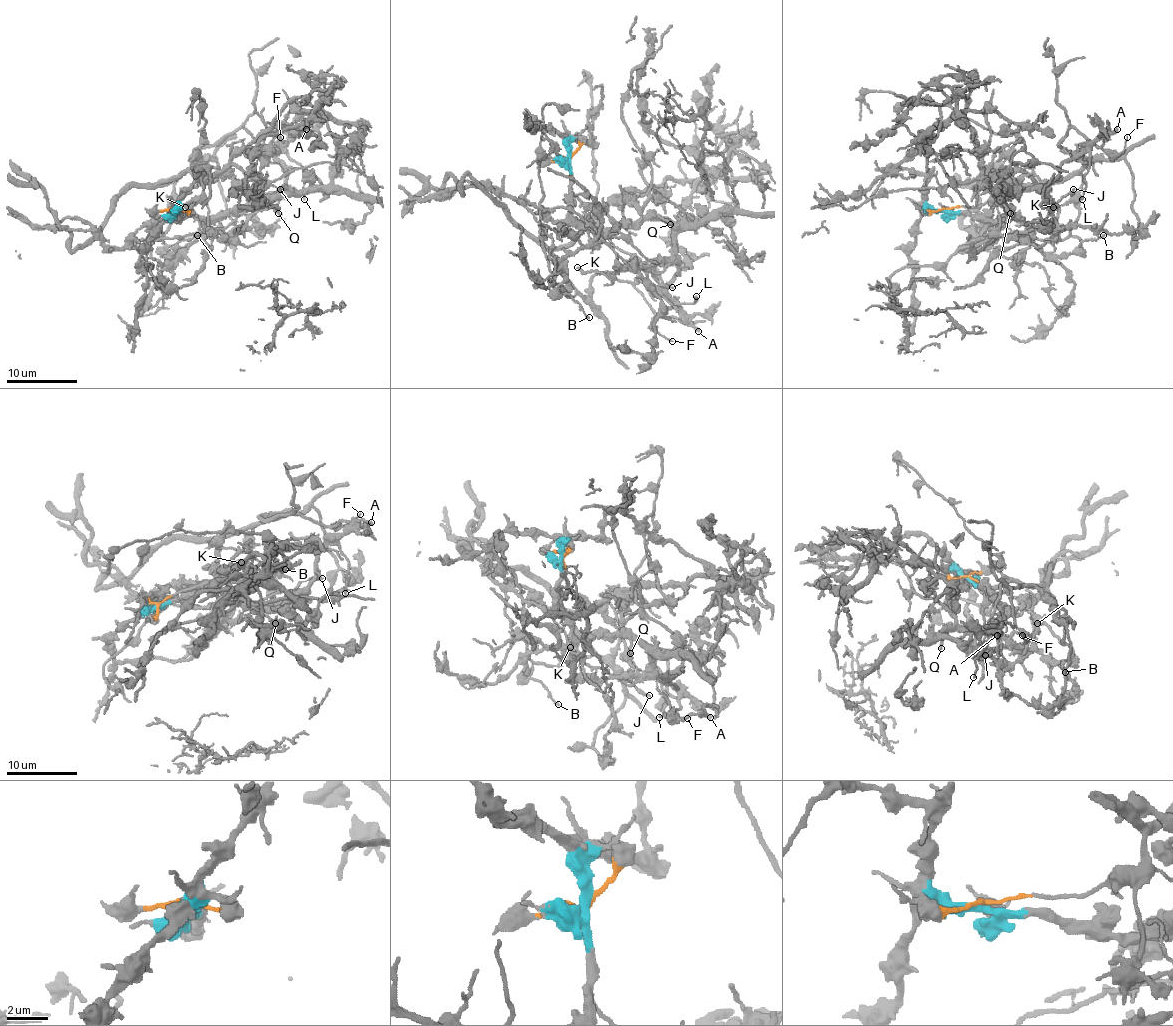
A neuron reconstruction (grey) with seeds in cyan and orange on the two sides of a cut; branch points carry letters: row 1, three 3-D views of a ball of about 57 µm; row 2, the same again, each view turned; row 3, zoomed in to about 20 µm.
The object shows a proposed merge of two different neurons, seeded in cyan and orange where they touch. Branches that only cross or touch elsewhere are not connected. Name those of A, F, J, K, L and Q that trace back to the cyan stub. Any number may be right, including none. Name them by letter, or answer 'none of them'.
A, J, K, L, Q

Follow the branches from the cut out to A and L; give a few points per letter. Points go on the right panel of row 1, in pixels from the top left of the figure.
A: (941, 208), (1001, 221), (1015, 217), (1005, 205), (1008, 198), (1021, 191), (1045, 187), (1061, 166), (1118, 129)
L: (941, 208), (1015, 217), (1005, 205), (1008, 198), (1045, 187), (1084, 152), (1089, 166), (1082, 200)

